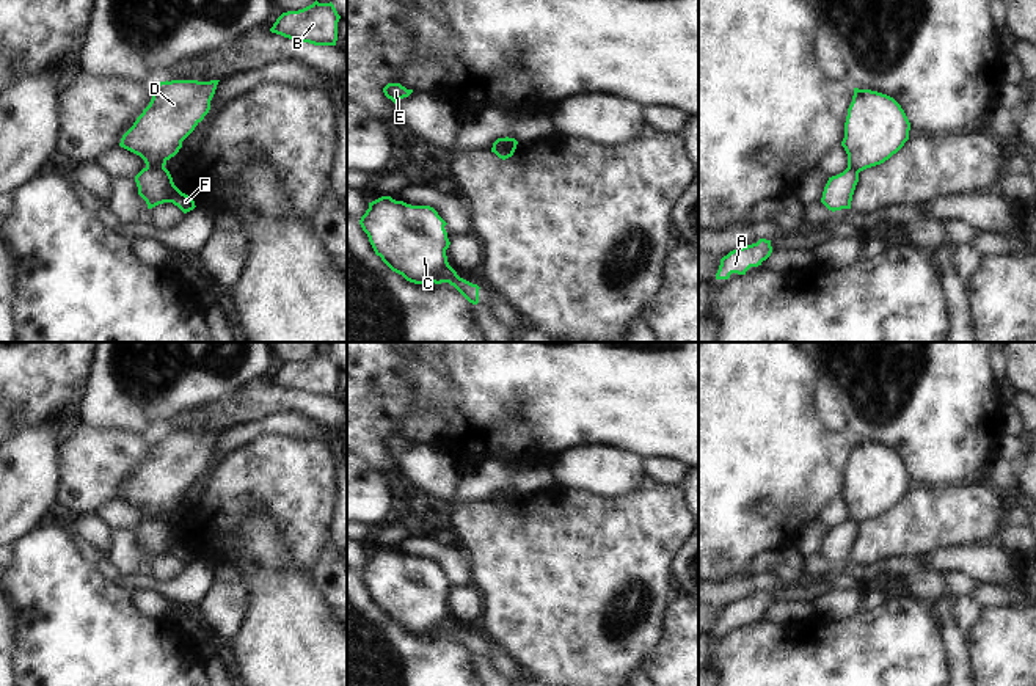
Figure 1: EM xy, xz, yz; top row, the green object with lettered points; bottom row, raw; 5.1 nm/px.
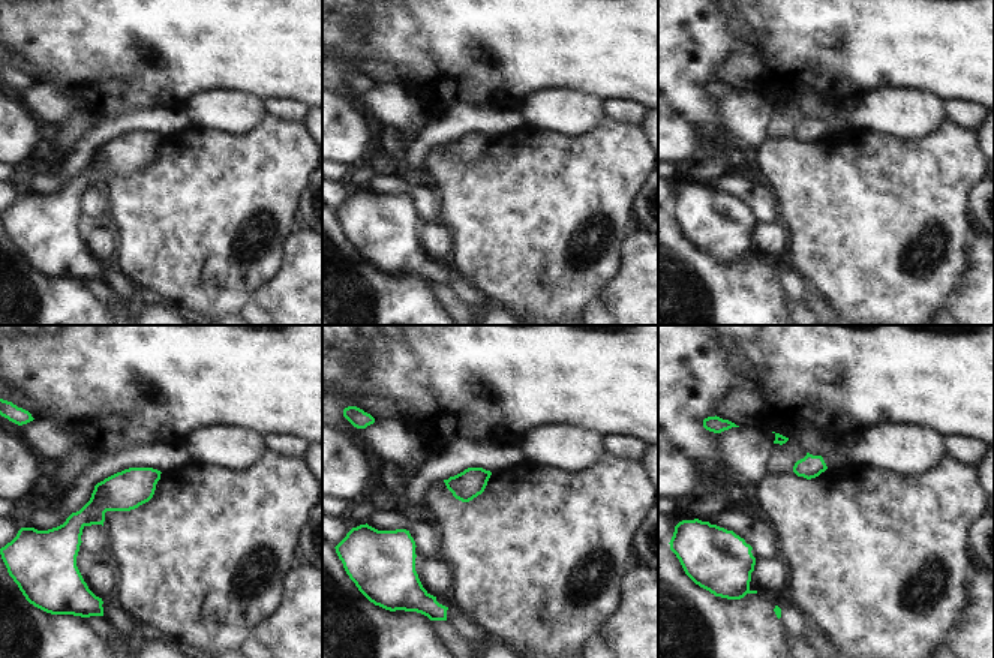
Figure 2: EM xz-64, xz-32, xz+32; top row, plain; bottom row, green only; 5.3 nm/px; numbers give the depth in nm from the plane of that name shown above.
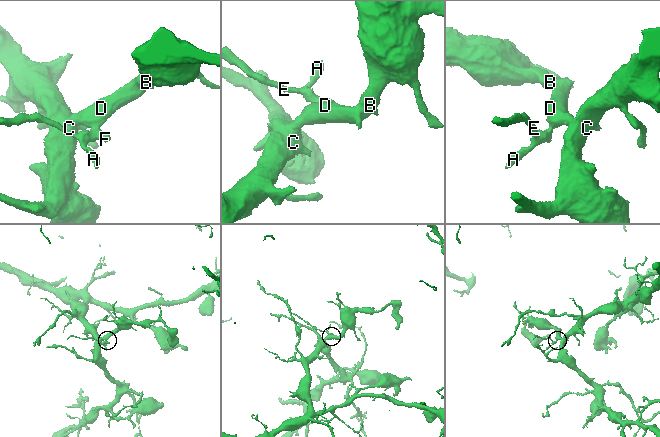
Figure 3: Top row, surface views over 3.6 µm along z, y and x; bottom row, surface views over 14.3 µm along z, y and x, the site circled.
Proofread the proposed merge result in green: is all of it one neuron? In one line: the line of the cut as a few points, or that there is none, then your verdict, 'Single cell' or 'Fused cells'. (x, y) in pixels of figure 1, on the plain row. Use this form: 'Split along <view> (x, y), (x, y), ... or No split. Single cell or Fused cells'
Split along xz (515, 495), (493, 498). Fused cells.

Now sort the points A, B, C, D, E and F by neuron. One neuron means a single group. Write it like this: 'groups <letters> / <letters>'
groups A E F / B C D

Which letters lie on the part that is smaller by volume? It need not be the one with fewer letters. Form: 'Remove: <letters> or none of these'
Remove: A, E, F

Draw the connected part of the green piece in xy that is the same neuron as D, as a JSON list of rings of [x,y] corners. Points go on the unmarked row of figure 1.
[[[220,432],[154,435],[149,457],[122,487],[119,498],[140,507],[146,520],[165,518],[210,462]]]

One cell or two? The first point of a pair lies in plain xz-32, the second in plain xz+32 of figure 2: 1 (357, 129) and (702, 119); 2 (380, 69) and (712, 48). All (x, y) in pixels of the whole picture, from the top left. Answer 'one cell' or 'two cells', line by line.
1: two cells
2: two cells

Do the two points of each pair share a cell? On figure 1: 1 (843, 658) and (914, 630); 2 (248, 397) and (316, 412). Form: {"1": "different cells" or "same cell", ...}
{"1": "same cell", "2": "same cell"}

